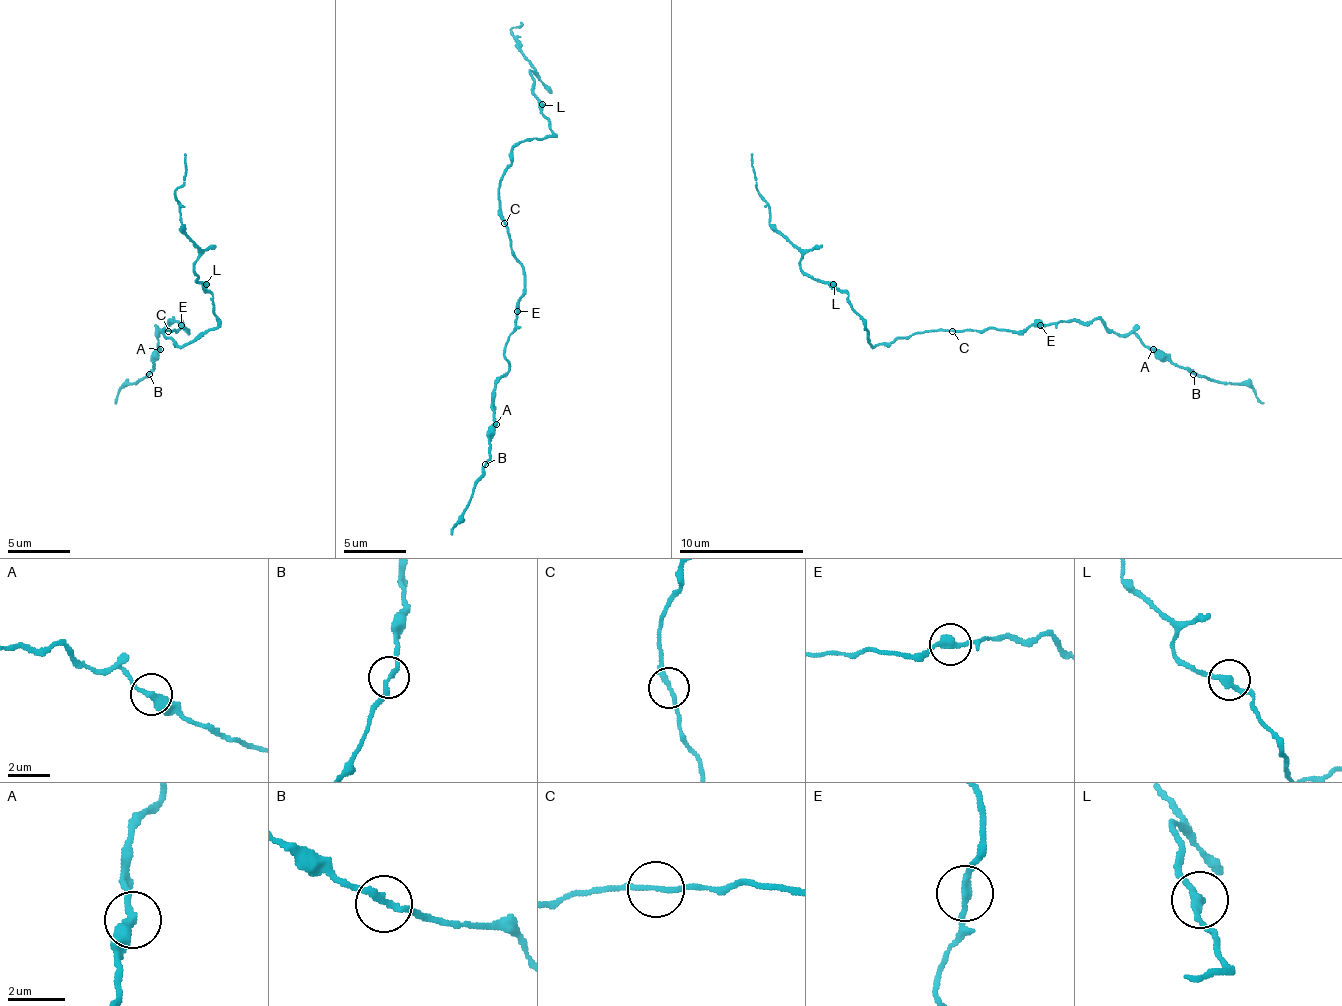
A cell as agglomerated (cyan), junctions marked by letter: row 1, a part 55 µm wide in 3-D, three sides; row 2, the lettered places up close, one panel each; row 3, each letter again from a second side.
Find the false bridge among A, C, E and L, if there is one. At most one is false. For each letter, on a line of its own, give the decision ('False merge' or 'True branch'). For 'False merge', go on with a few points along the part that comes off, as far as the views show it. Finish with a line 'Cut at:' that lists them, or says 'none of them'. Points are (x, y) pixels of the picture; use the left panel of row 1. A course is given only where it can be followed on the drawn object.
A: True branch
C: True branch
E: True branch
L: True branch
Cut at: none of them

